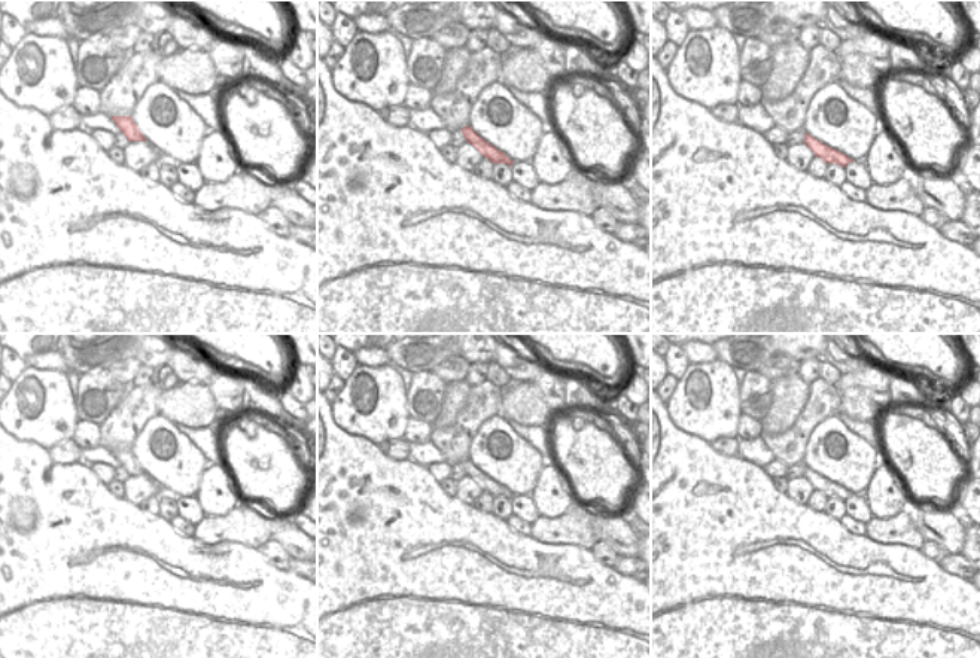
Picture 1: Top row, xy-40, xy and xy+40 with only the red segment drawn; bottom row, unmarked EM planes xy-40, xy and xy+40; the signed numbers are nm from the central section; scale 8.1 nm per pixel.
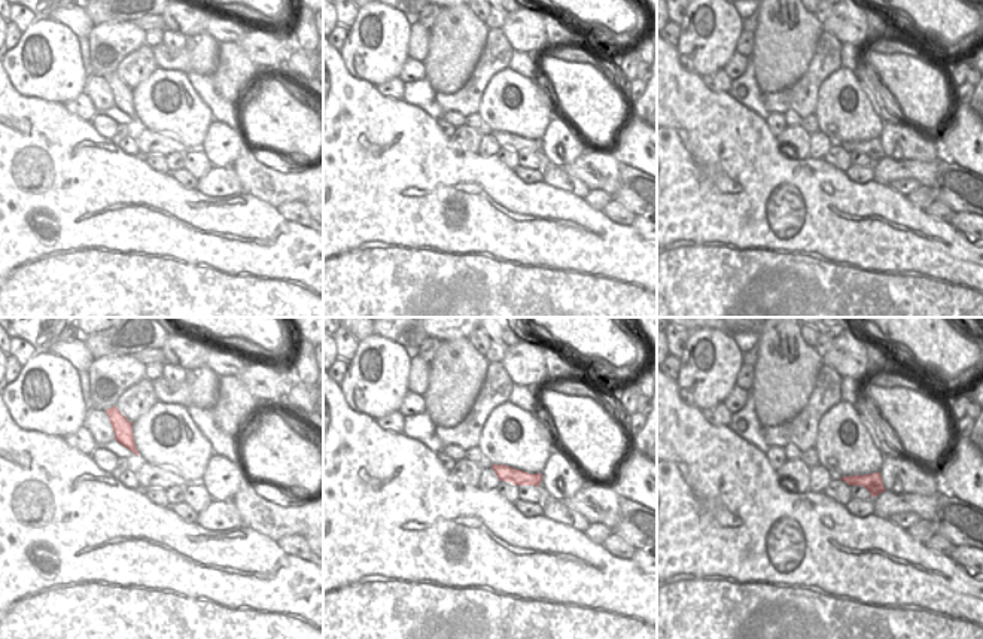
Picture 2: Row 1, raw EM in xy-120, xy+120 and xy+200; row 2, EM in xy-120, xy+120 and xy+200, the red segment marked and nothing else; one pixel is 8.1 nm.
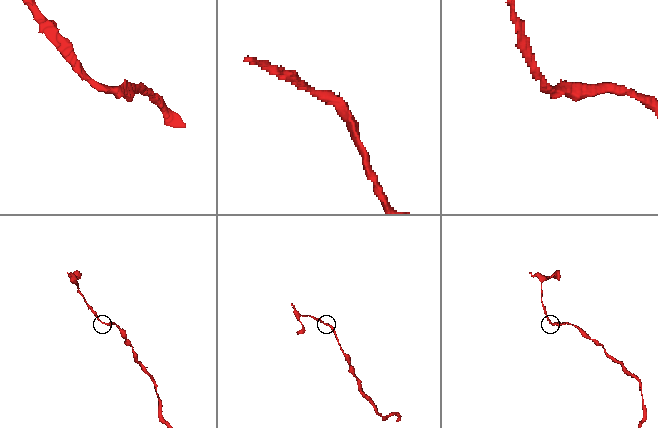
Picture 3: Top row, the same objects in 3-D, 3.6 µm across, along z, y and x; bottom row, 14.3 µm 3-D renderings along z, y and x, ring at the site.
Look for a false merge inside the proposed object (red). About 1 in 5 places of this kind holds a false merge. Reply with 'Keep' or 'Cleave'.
Keep.

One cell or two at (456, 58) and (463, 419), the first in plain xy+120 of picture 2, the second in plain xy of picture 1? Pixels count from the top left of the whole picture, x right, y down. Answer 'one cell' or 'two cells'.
two cells

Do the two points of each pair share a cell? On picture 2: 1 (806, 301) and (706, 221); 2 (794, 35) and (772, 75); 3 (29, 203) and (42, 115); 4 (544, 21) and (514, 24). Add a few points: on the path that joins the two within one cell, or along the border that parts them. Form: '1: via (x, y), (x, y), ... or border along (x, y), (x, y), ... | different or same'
1: via (781, 295), (732, 246) | same
2: via (784, 45), (778, 64) | same
3: via (45, 182), (54, 169), (52, 142), (48, 137) | same
4: via (536, 24), (522, 24) | same

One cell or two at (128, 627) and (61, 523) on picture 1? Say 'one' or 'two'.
one

